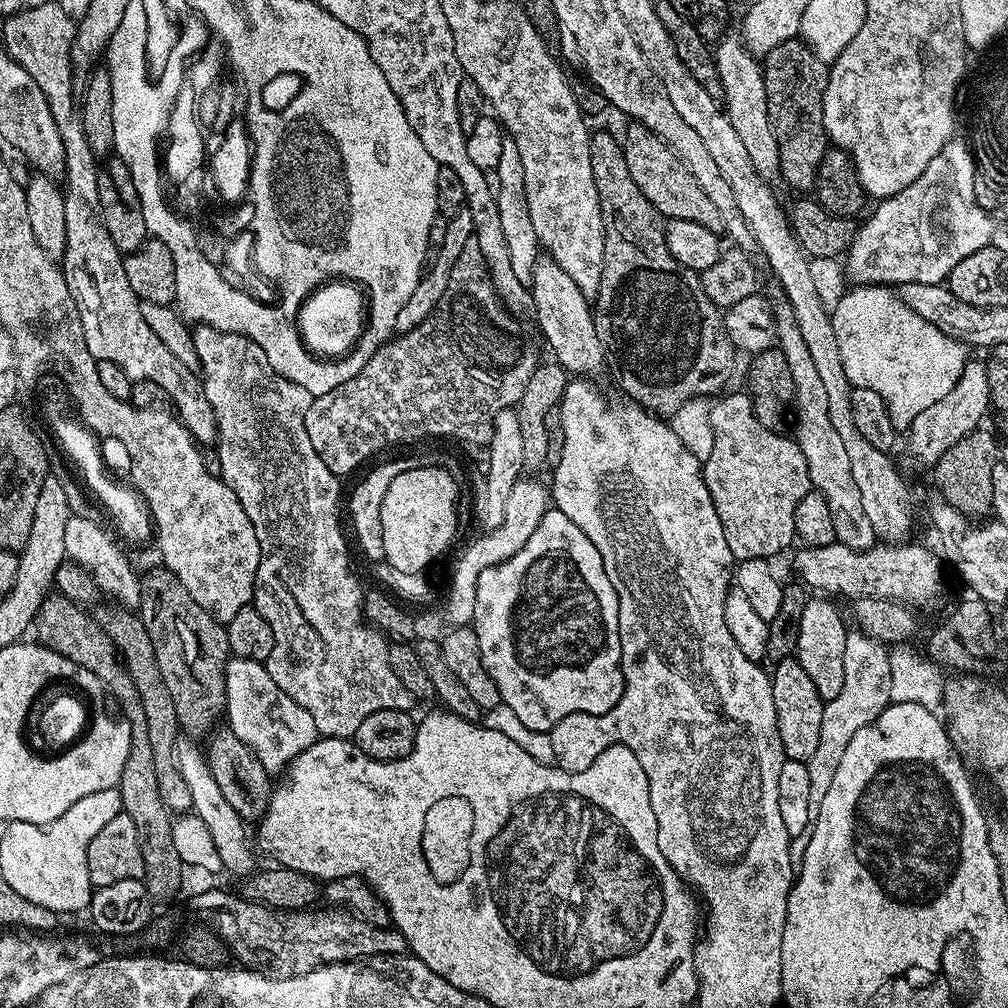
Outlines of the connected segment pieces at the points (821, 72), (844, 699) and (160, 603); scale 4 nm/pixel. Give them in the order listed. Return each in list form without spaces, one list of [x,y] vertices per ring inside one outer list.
[[[797,38],[782,42],[782,46],[774,46],[774,50],[763,57],[762,67],[770,126],[778,142],[779,175],[784,176],[785,182],[797,188],[800,194],[811,193],[808,191],[817,187],[820,164],[830,147],[822,114],[829,65],[824,64],[803,39]]]
[[[852,630],[846,638],[845,657],[846,675],[842,681],[842,690],[838,690],[835,698],[825,703],[818,746],[806,761],[812,794],[816,798],[824,796],[826,790],[830,790],[830,782],[834,782],[834,774],[842,762],[842,753],[846,751],[846,746],[850,746],[854,734],[858,734],[862,726],[875,722],[878,714],[882,714],[882,710],[892,703],[890,694],[892,653],[887,643],[880,643],[862,631]]]
[[[163,566],[152,571],[145,571],[140,582],[140,607],[138,615],[146,626],[146,634],[150,634],[150,642],[154,646],[154,654],[158,662],[158,670],[162,674],[162,682],[166,682],[166,690],[170,690],[170,698],[174,702],[176,717],[189,737],[207,737],[217,727],[216,719],[225,715],[224,671],[230,659],[228,650],[228,630],[221,621],[213,618],[194,598],[190,598],[190,590],[178,582],[173,572]]]

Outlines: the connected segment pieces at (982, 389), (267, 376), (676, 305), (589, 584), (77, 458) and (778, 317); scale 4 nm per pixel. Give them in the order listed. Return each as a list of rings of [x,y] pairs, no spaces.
[[[976,358],[969,359],[964,372],[958,378],[954,390],[946,394],[934,406],[922,410],[918,418],[914,418],[906,428],[908,431],[908,452],[920,464],[934,466],[962,437],[969,436],[981,427],[984,415],[990,412],[990,397],[988,395],[988,370]]]
[[[201,324],[193,331],[192,341],[194,350],[200,359],[198,372],[202,377],[206,402],[210,402],[216,419],[215,444],[217,443],[216,456],[220,459],[219,475],[228,483],[230,490],[234,490],[238,502],[242,502],[242,510],[246,510],[246,518],[250,518],[250,522],[254,526],[254,534],[262,549],[260,565],[256,571],[256,586],[252,589],[252,599],[254,607],[260,611],[262,618],[266,618],[266,622],[270,622],[270,630],[274,630],[274,650],[270,650],[266,661],[270,678],[274,678],[274,682],[278,682],[280,689],[286,694],[290,694],[290,698],[294,698],[294,702],[298,702],[298,706],[302,706],[302,710],[306,710],[306,714],[310,714],[310,718],[314,718],[314,726],[321,737],[355,737],[358,726],[362,726],[363,720],[369,714],[374,714],[374,710],[397,708],[403,712],[409,711],[413,707],[411,704],[414,704],[414,697],[407,686],[400,683],[397,675],[390,668],[387,658],[389,641],[386,639],[385,633],[366,622],[366,609],[363,605],[366,592],[365,589],[360,589],[360,580],[352,573],[352,560],[348,557],[348,544],[344,541],[343,530],[340,529],[341,481],[335,472],[328,469],[326,462],[322,462],[322,458],[318,458],[318,450],[314,450],[314,445],[310,443],[310,434],[306,434],[304,419],[306,410],[310,410],[312,405],[313,396],[302,386],[290,382],[282,374],[278,374],[278,370],[274,370],[274,366],[270,366],[262,346],[258,346],[258,342],[254,342],[242,334],[219,332],[218,329],[211,328],[209,324]]]
[[[598,130],[592,132],[590,170],[594,170],[594,186],[598,190],[600,213],[604,223],[604,269],[602,270],[600,289],[594,298],[594,311],[592,313],[594,326],[598,330],[598,338],[604,344],[607,363],[610,368],[612,364],[613,370],[616,371],[616,376],[620,379],[625,394],[628,395],[627,399],[635,402],[645,412],[652,413],[653,416],[670,418],[690,398],[695,396],[712,398],[721,391],[719,388],[724,384],[724,375],[727,374],[728,367],[732,364],[732,355],[734,355],[734,349],[724,329],[724,317],[721,309],[717,308],[714,302],[710,302],[710,298],[706,298],[706,290],[700,281],[701,273],[682,266],[682,262],[678,262],[678,258],[674,258],[674,254],[670,254],[670,250],[666,246],[666,234],[664,233],[666,220],[658,210],[654,210],[654,206],[650,206],[650,198],[646,198],[646,194],[642,194],[642,190],[638,190],[634,178],[630,178],[630,170],[626,166],[624,145],[617,137],[615,140],[608,132],[598,132]]]
[[[550,510],[542,518],[542,522],[538,522],[538,530],[534,530],[534,534],[530,534],[530,538],[526,538],[526,546],[522,546],[522,550],[518,550],[518,554],[514,554],[508,560],[503,560],[501,564],[490,566],[490,570],[482,570],[474,594],[474,618],[470,627],[474,629],[478,638],[482,666],[486,666],[490,678],[496,683],[501,701],[507,708],[514,710],[514,714],[518,714],[518,718],[522,718],[522,722],[526,722],[526,726],[530,726],[530,730],[551,733],[552,727],[558,722],[562,722],[562,718],[579,712],[601,716],[609,712],[622,698],[624,668],[620,664],[622,662],[622,646],[618,634],[618,594],[606,574],[602,554],[598,554],[594,542],[590,542],[590,538],[586,538],[586,534],[582,534],[582,530],[578,530],[578,526],[574,526],[574,522],[570,522],[570,518],[566,518],[566,514]]]
[[[45,372],[40,375],[37,382],[37,387],[40,392],[40,398],[45,402],[44,414],[50,424],[53,434],[56,436],[60,445],[59,449],[63,455],[71,462],[74,462],[80,474],[79,477],[85,486],[85,489],[97,500],[97,503],[103,508],[103,511],[112,518],[114,526],[118,532],[117,537],[121,541],[128,541],[134,546],[143,545],[154,532],[151,512],[148,504],[145,503],[143,496],[127,483],[120,484],[112,480],[107,472],[102,452],[100,450],[99,437],[95,433],[85,428],[83,423],[77,417],[68,416],[69,394],[65,384],[57,375],[52,372]]]
[[[780,294],[777,297],[777,300],[771,301],[772,315],[775,316],[776,323],[776,340],[780,352],[786,354],[790,374],[794,374],[794,439],[802,450],[802,458],[806,458],[806,470],[812,479],[812,488],[820,492],[822,498],[826,498],[830,505],[836,543],[845,544],[856,552],[861,552],[873,547],[878,537],[874,526],[870,526],[870,518],[866,518],[866,510],[862,506],[862,493],[858,491],[854,473],[850,471],[846,442],[842,442],[838,430],[834,430],[834,422],[830,422],[826,386],[822,386],[822,378],[818,378],[818,369],[814,366],[810,350],[806,350],[806,342],[802,342],[802,330],[794,318],[794,310],[787,296]]]

